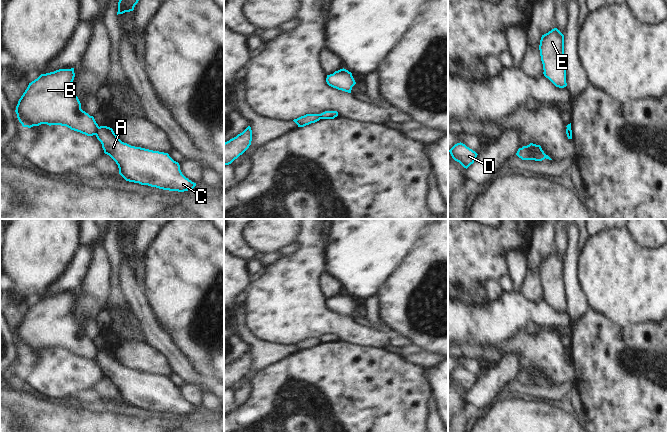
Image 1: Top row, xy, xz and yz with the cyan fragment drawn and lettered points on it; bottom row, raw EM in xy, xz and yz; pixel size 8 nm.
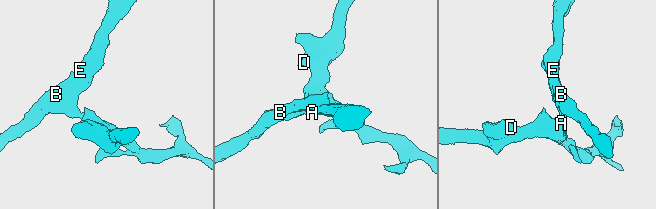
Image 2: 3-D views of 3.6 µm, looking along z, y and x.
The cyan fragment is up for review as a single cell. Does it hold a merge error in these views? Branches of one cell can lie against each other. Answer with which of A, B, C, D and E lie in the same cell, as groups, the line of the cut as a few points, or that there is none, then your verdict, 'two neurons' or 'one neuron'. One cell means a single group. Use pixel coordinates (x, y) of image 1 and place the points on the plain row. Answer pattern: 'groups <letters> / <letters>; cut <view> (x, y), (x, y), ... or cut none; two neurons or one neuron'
groups A C D / B E; cut xy (98, 350), (95, 358); two neurons

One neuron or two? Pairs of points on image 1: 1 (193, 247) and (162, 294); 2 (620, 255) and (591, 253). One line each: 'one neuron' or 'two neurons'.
1: one neuron
2: one neuron

